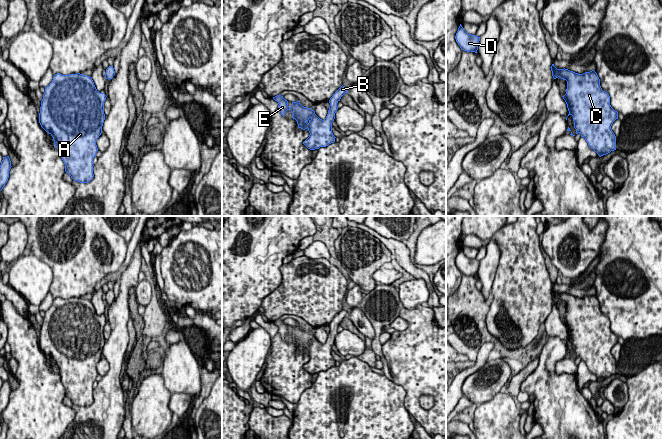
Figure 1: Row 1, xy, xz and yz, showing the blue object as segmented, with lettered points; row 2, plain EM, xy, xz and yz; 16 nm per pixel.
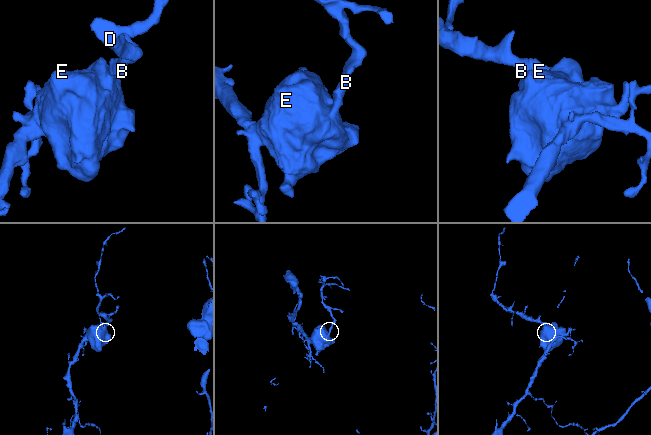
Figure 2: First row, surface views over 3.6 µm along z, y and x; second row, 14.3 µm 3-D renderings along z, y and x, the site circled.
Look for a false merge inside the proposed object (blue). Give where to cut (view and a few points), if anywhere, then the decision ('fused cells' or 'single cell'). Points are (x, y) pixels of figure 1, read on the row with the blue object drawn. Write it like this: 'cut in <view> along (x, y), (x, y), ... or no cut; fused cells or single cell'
no cut; single cell

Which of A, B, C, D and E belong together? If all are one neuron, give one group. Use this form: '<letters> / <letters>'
A B C D E

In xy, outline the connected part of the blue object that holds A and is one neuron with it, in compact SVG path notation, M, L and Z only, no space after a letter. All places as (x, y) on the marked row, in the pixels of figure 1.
M57 73L52 82L45 87L41 101L39 123L54 140L55 147L61 152L65 172L74 181L88 183L93 177L93 159L98 151L96 141L102 133L105 120L104 93L99 93L91 77L87 75Z

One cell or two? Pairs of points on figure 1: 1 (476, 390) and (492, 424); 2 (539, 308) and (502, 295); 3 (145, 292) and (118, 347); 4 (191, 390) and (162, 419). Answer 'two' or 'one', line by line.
1: two
2: one
3: two
4: two

